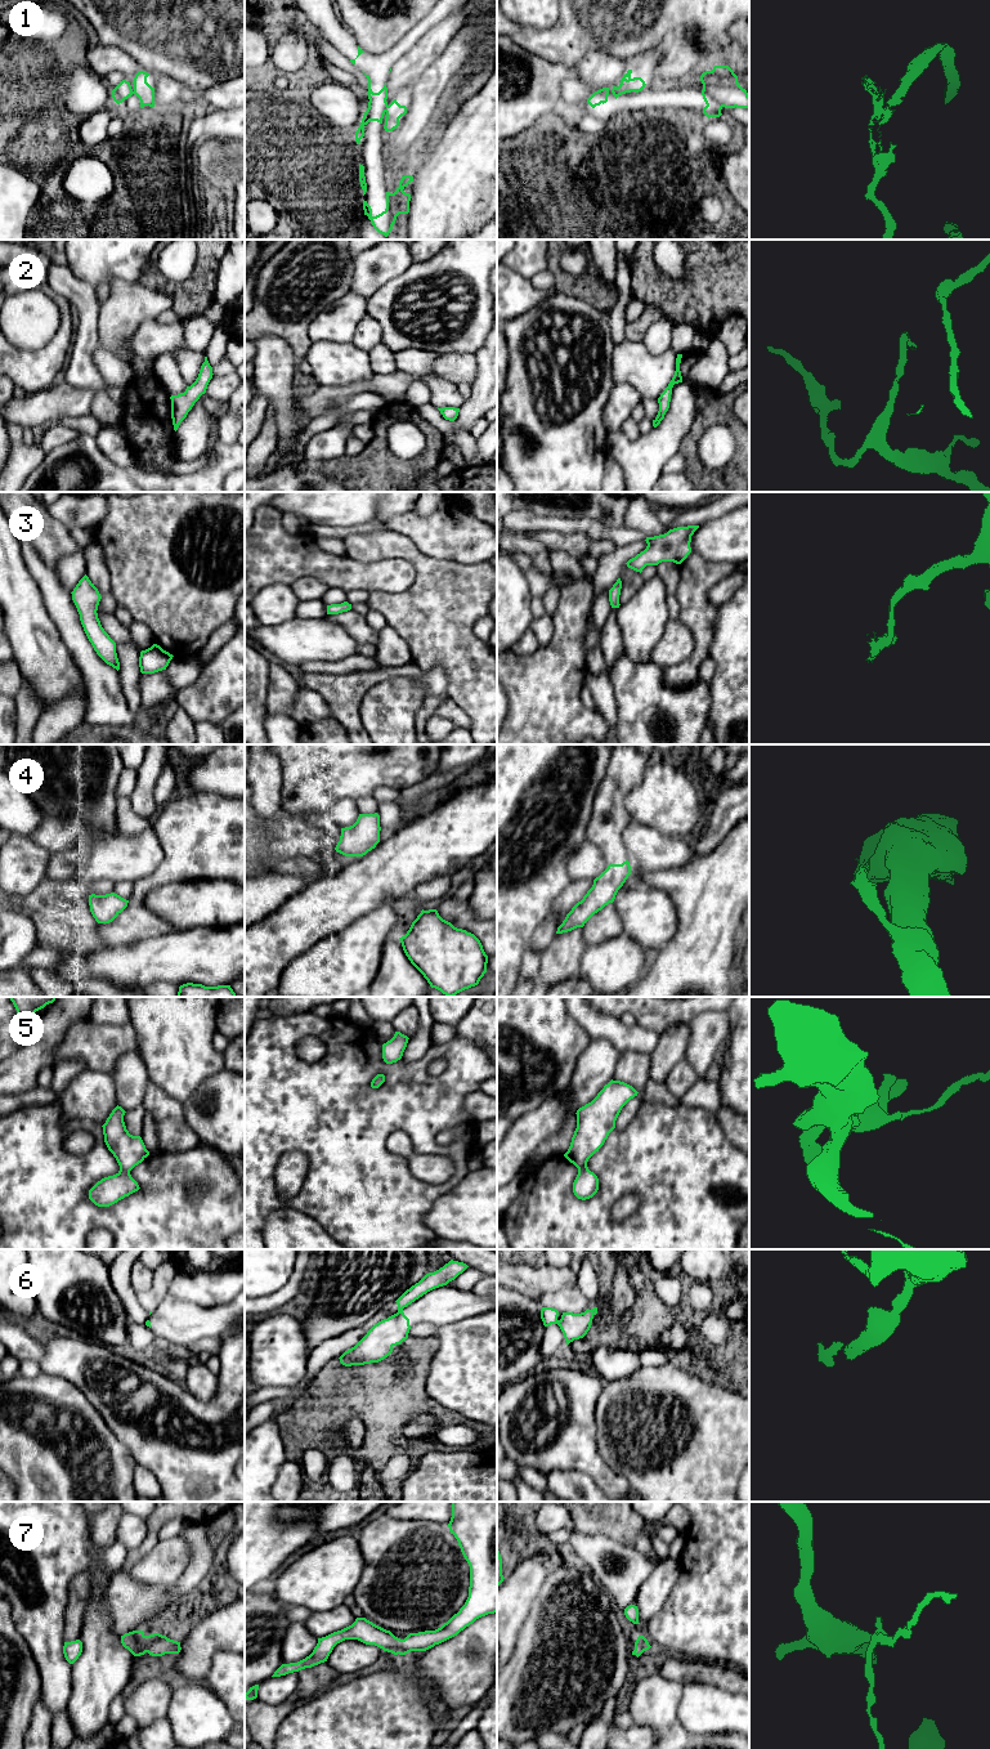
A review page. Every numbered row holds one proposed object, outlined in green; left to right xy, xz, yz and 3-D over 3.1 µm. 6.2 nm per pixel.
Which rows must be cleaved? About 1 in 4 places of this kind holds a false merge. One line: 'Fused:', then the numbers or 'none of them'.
Fused: 1, 6

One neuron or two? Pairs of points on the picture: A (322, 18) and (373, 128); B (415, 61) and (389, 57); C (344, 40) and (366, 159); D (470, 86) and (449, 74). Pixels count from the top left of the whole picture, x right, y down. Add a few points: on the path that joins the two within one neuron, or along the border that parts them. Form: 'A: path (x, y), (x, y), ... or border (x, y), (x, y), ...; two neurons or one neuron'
A: path (349, 45), (376, 72), (376, 101); one neuron
B: border (421, 37), (390, 67); two neurons
C: path (373, 70), (376, 72), (376, 110), (370, 129); one neuron
D: border (471, 62), (451, 86), (442, 104); two neurons

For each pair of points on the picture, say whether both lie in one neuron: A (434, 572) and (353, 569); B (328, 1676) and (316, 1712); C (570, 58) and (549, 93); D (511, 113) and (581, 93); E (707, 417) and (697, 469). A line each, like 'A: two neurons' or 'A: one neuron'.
A: two neurons
B: two neurons
C: two neurons
D: two neurons
E: one neuron

